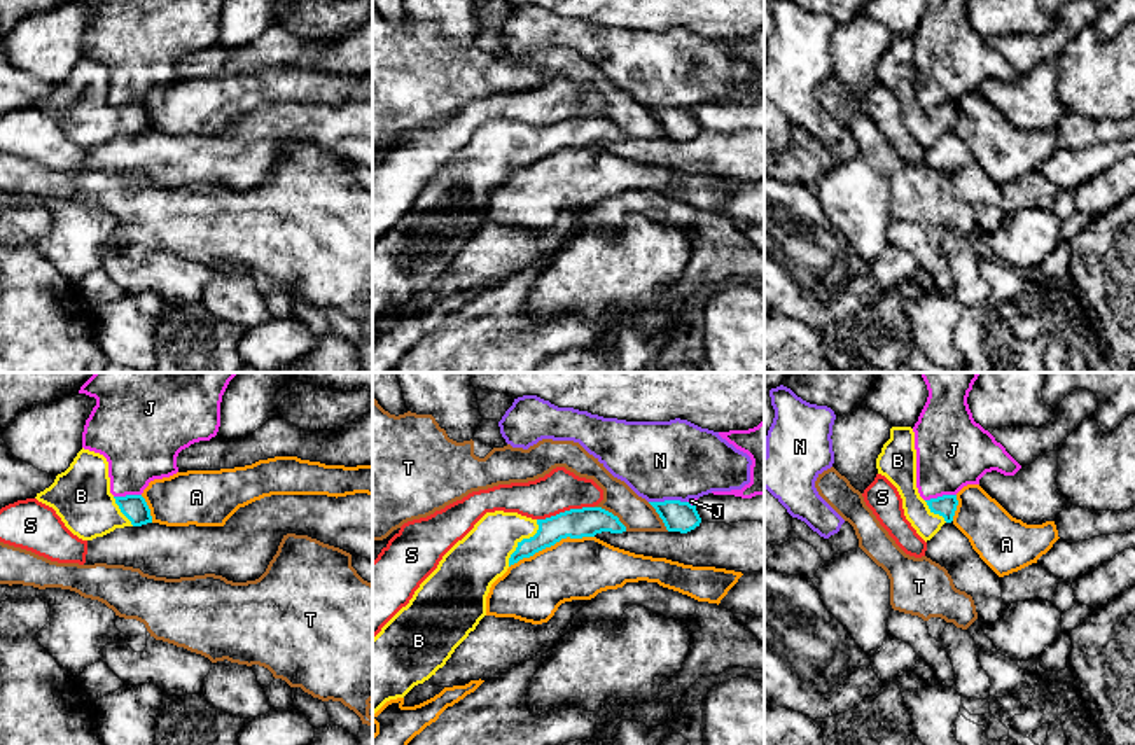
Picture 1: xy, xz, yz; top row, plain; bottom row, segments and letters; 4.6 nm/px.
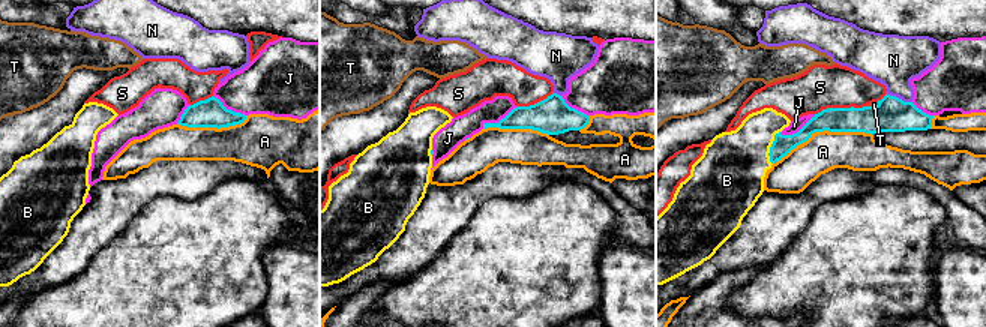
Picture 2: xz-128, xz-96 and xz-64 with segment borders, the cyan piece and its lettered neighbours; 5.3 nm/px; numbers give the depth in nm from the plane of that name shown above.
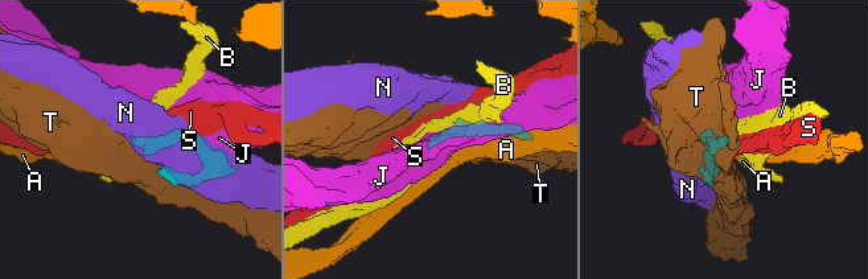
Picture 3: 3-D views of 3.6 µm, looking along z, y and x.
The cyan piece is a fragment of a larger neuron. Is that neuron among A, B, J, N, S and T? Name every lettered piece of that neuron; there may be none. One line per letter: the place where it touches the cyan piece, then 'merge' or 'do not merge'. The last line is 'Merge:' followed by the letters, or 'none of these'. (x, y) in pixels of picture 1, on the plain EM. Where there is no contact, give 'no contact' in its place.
A: meets cyan in xz at (551, 153); do not merge
B: meets cyan in xz at (522, 149); merge
J: meets cyan in yz at (940, 105); do not merge
N: meets cyan in xz at (667, 109); do not merge
S: meets cyan in xz at (565, 119); do not merge
T: meets cyan in xz at (611, 121); do not merge
Merge: B

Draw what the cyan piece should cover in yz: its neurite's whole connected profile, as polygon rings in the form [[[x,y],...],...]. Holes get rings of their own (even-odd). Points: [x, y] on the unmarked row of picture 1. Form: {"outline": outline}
{"outline": [[[892,35],[890,47],[876,66],[878,82],[885,84],[899,100],[906,128],[927,150],[944,131],[951,131],[958,108],[943,103],[923,108],[916,96],[916,58],[911,35]]]}

